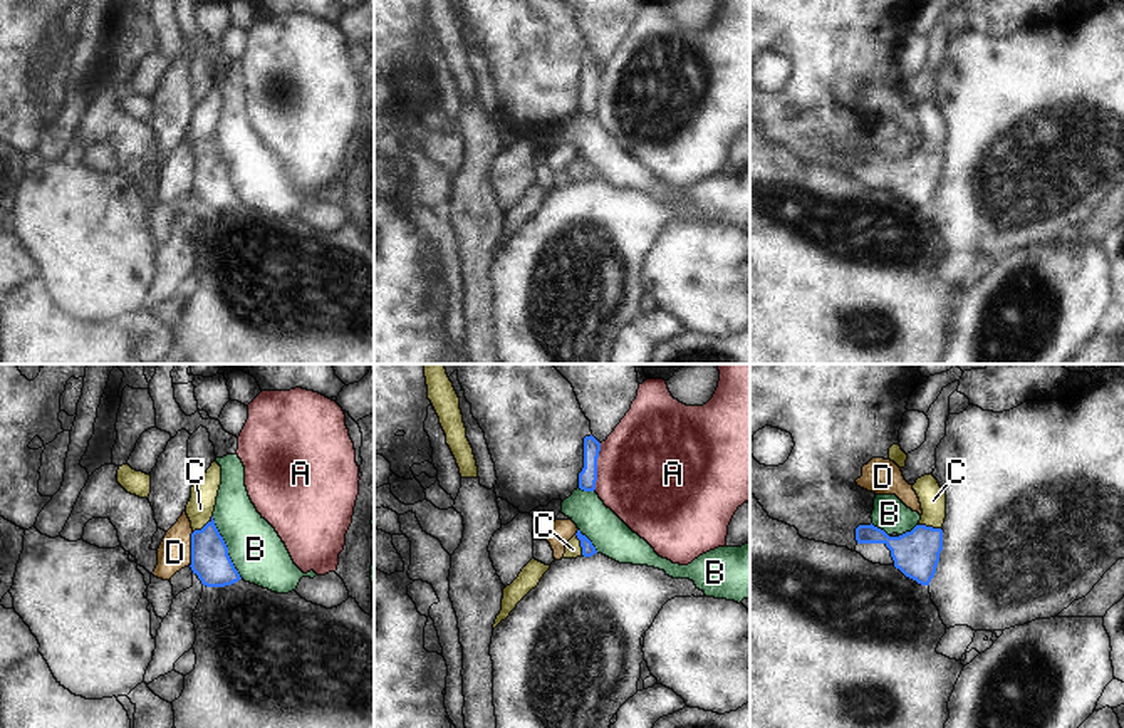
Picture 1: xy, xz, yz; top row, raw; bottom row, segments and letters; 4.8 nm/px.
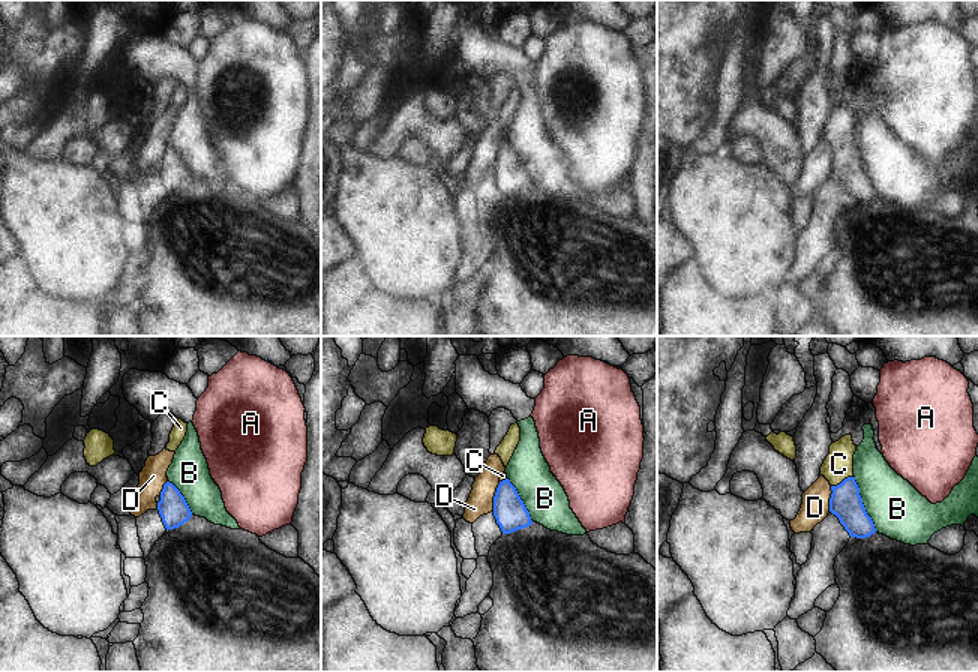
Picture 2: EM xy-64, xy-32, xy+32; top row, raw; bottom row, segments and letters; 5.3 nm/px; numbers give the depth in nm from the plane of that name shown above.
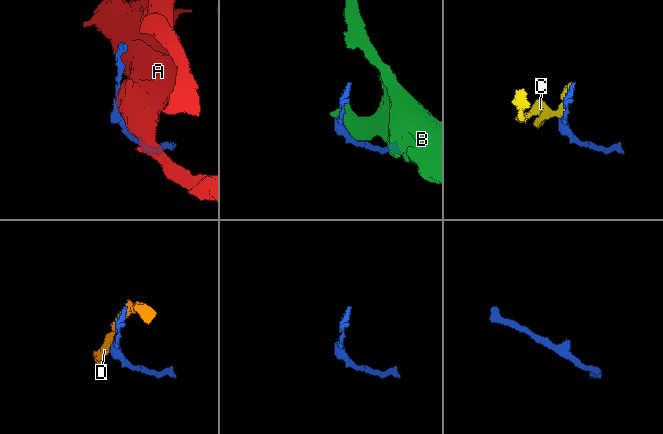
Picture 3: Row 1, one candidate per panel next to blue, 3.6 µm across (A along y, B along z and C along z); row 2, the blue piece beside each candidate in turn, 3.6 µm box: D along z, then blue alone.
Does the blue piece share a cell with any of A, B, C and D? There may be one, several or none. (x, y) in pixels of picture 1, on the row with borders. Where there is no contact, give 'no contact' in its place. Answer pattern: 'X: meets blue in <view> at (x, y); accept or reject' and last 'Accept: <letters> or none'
A: meets blue in xz at (596, 467); reject
B: meets blue in xy at (227, 547); reject
C: meets blue in xy at (205, 525); accept
D: meets blue in xy at (192, 549); reject
Accept: C

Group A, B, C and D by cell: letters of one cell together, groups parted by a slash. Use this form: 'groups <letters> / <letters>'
groups A / B / C / D

